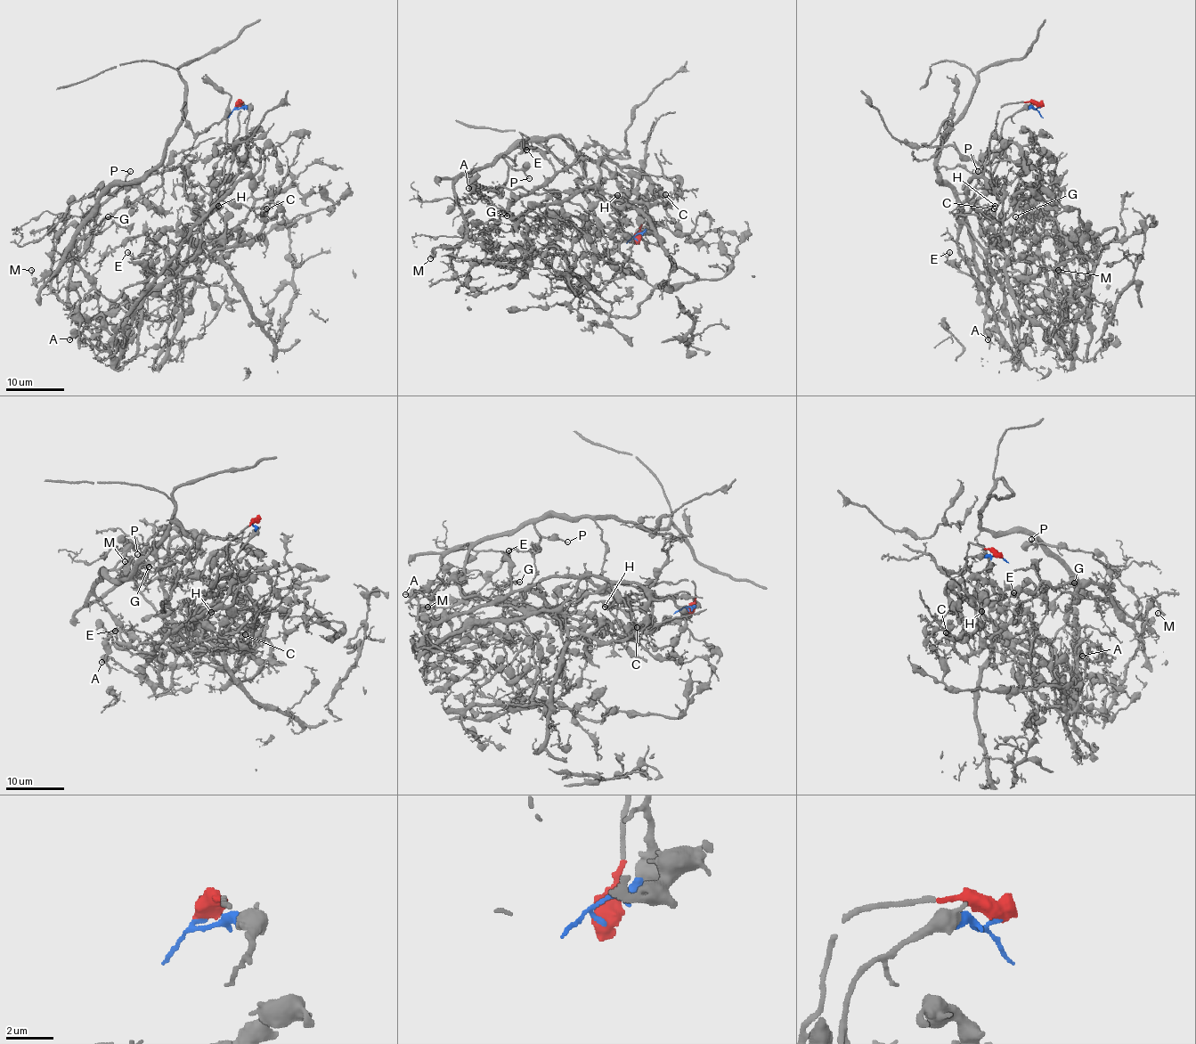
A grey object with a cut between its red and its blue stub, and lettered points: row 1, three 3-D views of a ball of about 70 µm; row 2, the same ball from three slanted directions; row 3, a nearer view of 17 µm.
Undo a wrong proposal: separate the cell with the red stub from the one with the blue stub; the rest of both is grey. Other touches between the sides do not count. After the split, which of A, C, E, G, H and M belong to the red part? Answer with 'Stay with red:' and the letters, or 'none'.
Stay with red: G, M

